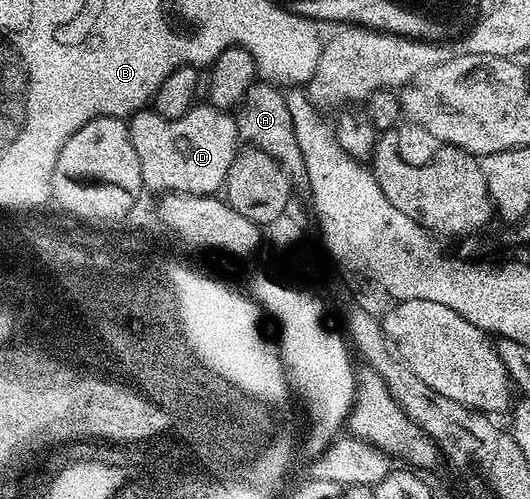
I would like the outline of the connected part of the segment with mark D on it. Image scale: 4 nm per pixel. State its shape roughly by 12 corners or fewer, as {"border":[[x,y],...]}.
{"border":[[231,112],[129,116],[143,188],[214,195],[240,150]]}

